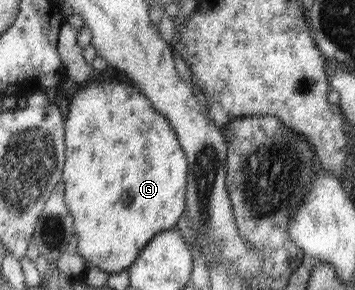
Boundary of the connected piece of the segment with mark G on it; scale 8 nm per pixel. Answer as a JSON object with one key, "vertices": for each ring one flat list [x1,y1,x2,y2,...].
{"vertices":[[99,76,78,85,70,104,68,105,68,167,64,167,64,185,68,187,68,207,72,207,72,215,75,216,75,230,78,239,78,252,87,261,88,266,99,267,108,273,116,273,127,270,134,265,136,258,146,249,148,242,163,231,174,229,185,213,186,188,188,177,188,162,183,146,170,121,154,105,151,100,141,92,133,83,120,80,111,81,108,78,100,79]]}

